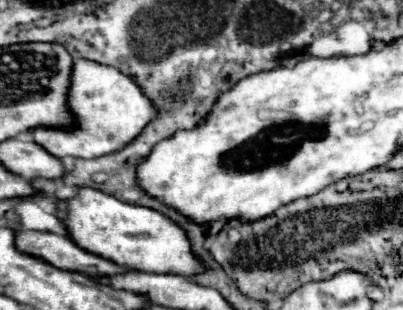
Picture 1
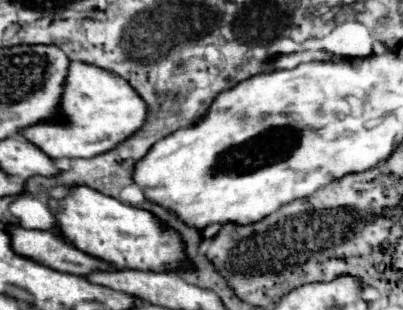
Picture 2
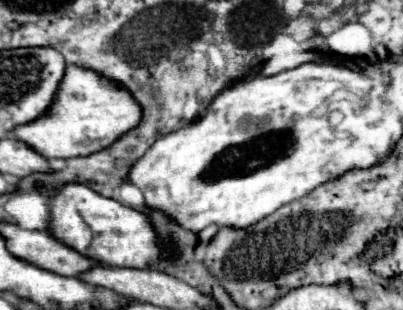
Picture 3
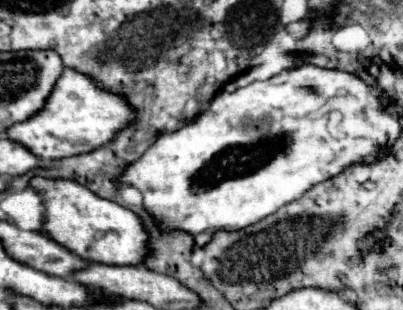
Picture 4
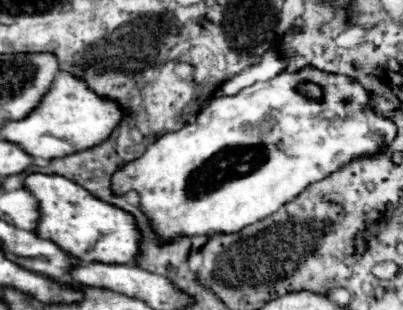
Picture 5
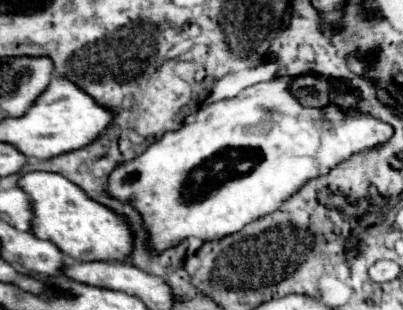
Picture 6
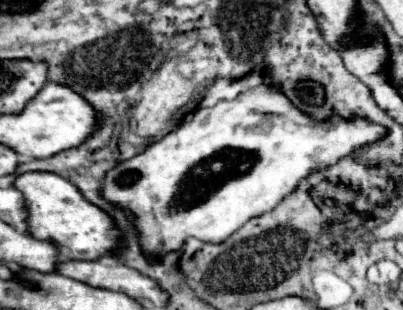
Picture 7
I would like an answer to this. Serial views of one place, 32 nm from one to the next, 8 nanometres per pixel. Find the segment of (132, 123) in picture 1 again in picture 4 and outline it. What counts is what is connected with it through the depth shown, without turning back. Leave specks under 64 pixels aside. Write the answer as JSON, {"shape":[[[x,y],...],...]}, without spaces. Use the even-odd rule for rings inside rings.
{"shape":[[[64,68],[44,108],[36,112],[36,116],[20,124],[12,124],[6,130],[6,136],[10,140],[16,140],[18,144],[24,144],[24,148],[28,148],[34,156],[42,160],[58,160],[82,152],[92,152],[108,144],[114,138],[114,134],[120,128],[128,126],[134,118],[136,118],[134,108],[122,96],[108,94],[96,88],[88,76]]]}

